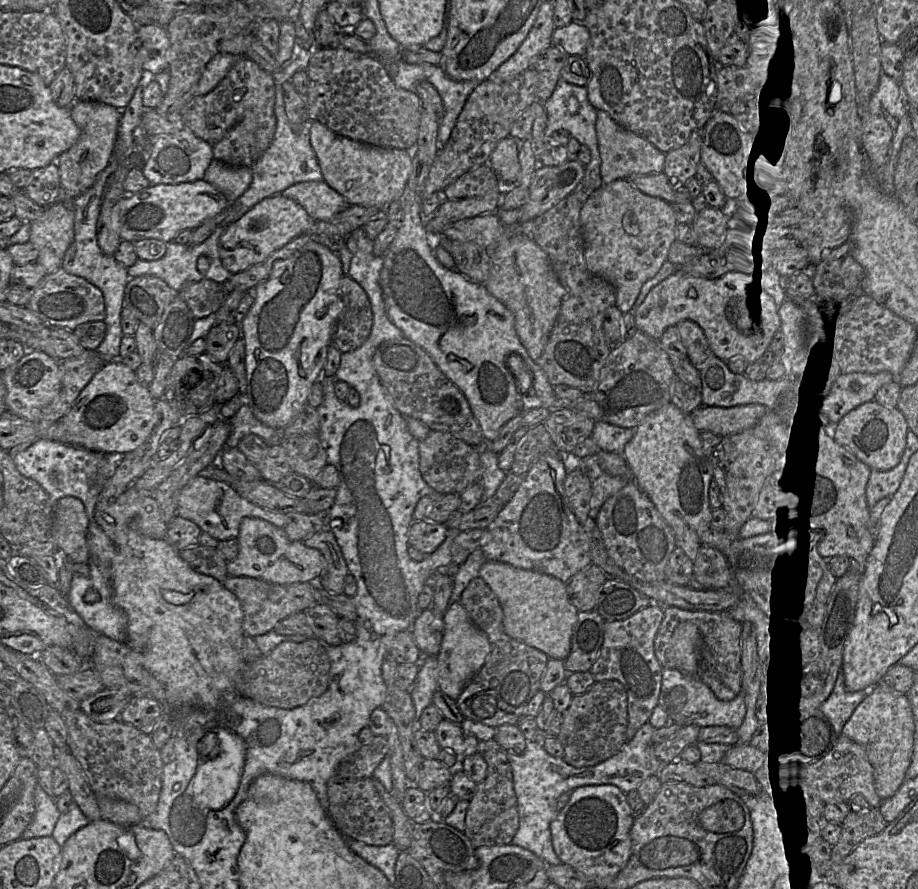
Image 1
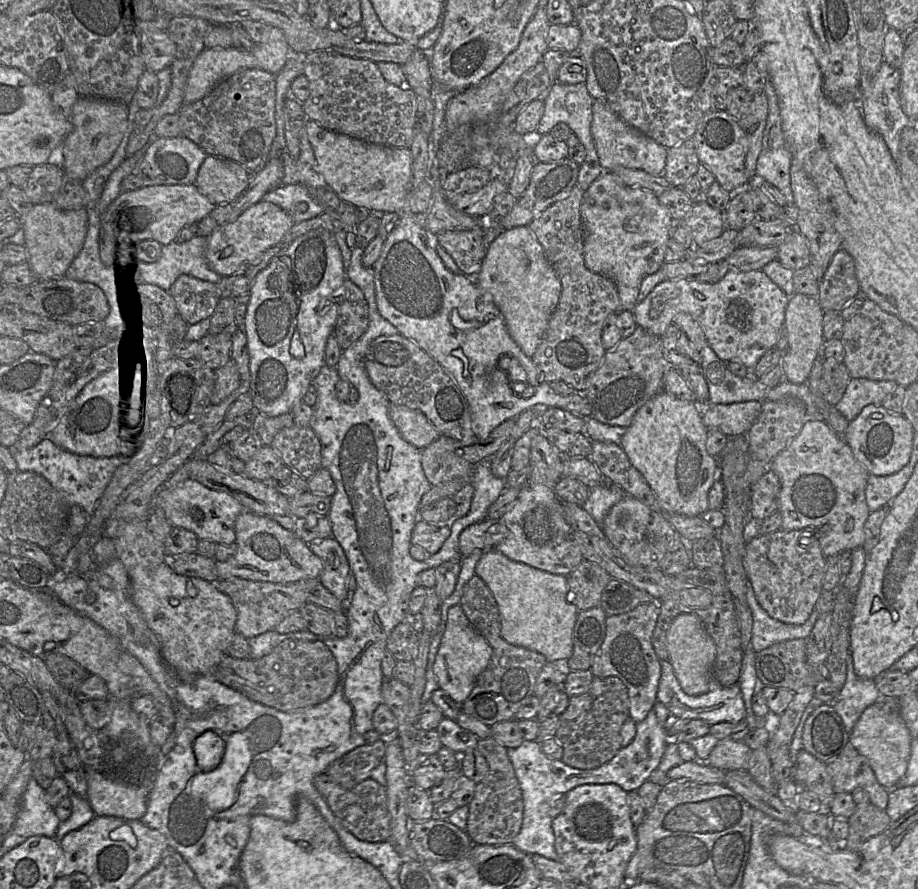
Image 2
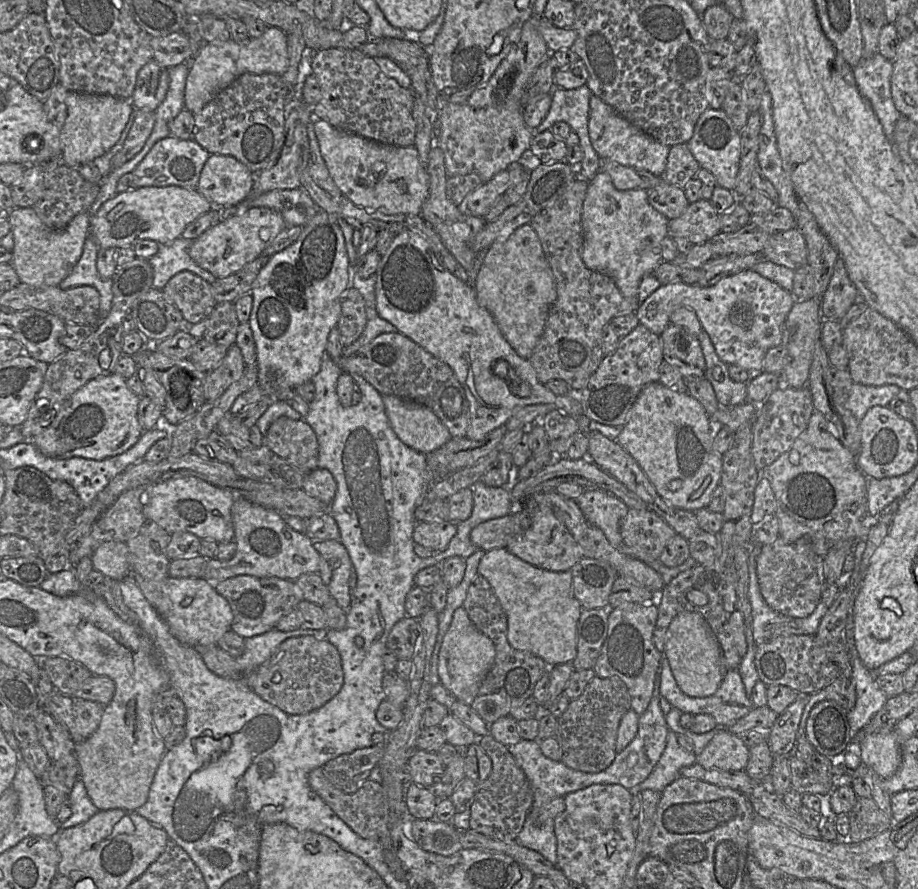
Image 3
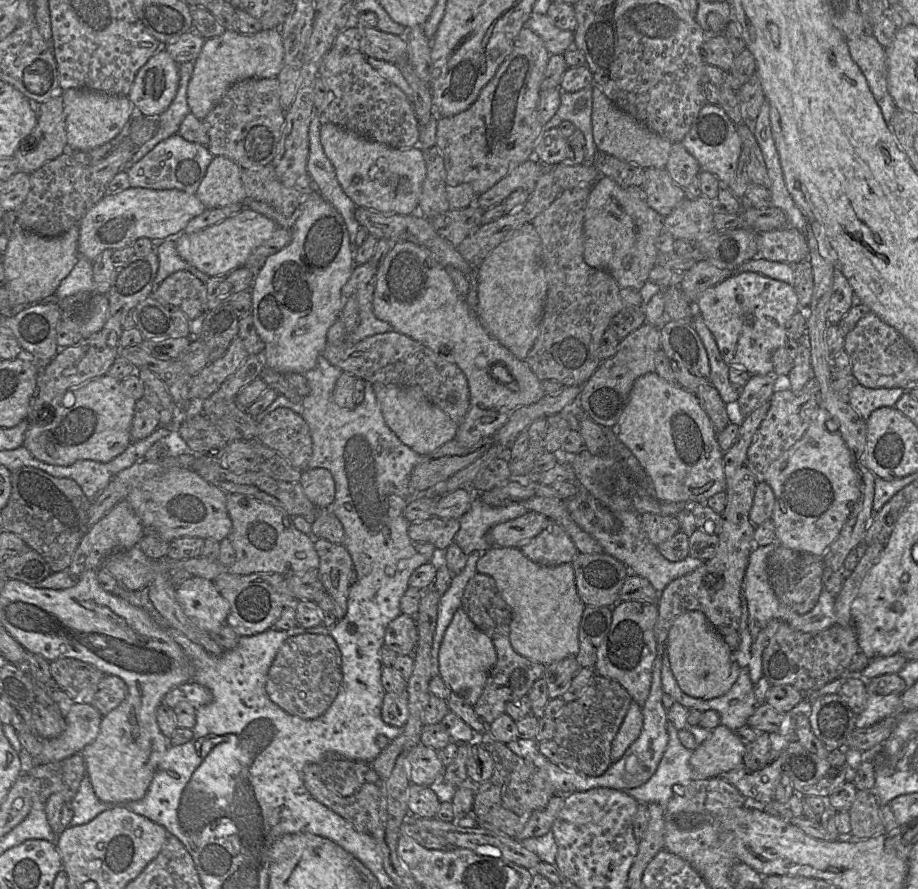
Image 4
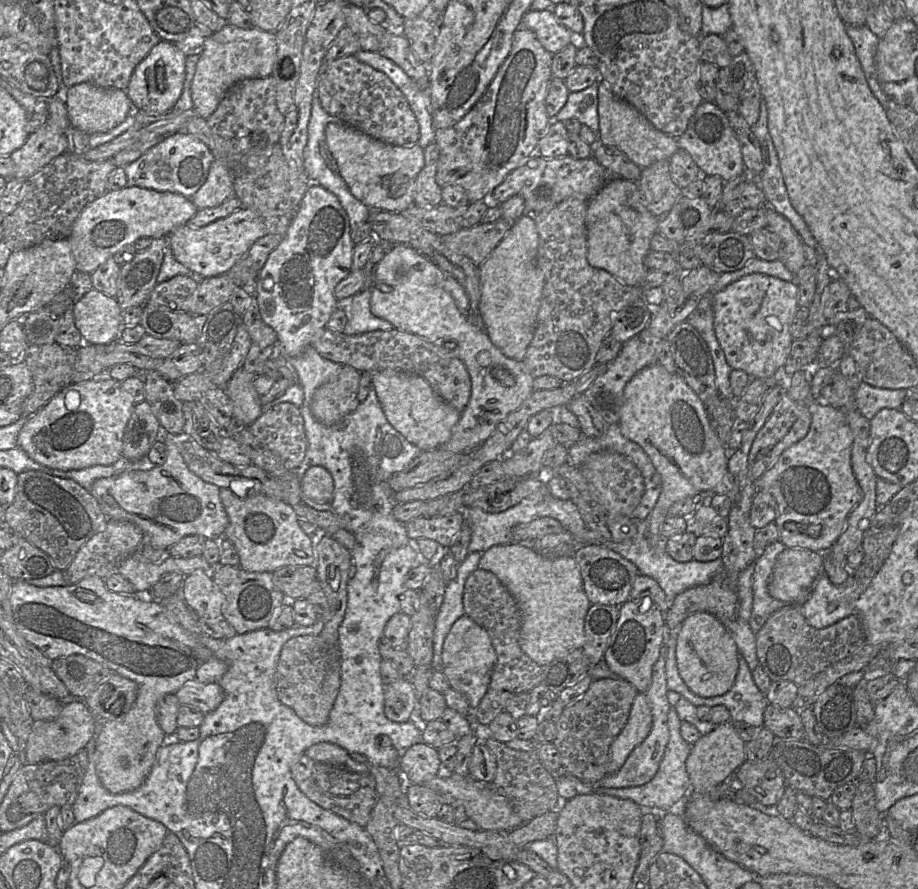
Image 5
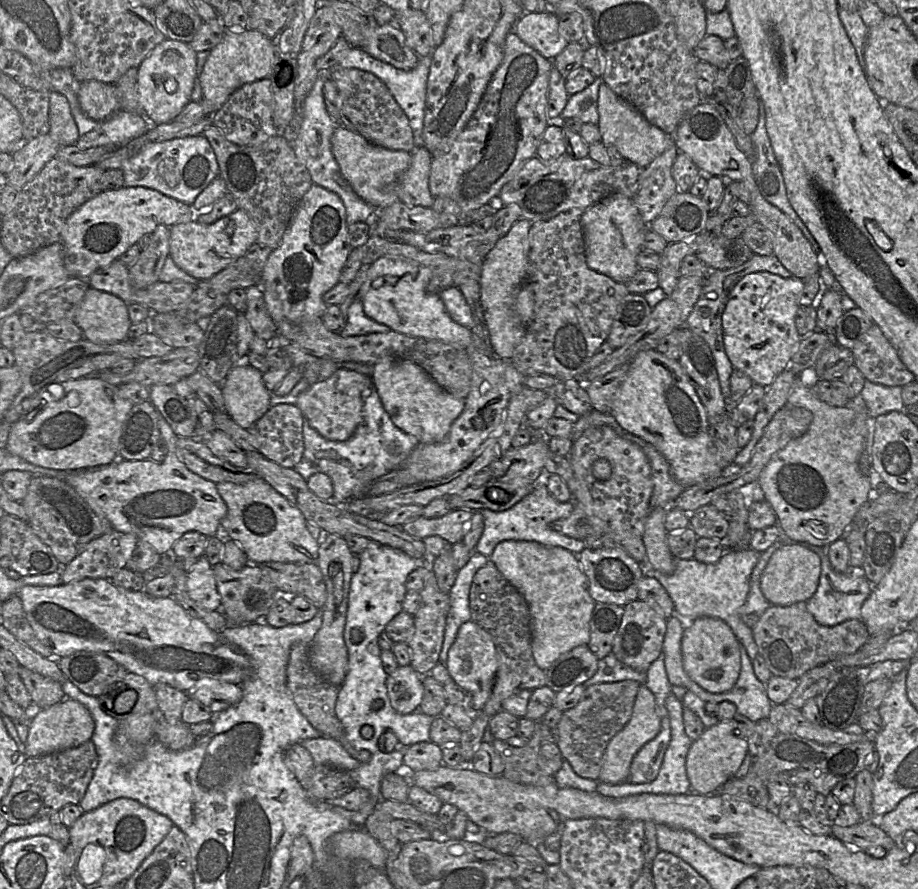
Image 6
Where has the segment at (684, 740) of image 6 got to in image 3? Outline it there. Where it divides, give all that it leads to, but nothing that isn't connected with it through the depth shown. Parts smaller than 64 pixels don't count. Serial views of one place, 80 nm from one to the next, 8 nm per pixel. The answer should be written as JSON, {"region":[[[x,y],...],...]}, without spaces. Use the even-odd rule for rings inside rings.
{"region":[[[668,727],[666,747],[649,776],[640,784],[629,789],[632,794],[650,789],[661,793],[667,785],[680,777],[680,769],[696,763],[696,755],[687,752],[678,743],[677,733]]]}

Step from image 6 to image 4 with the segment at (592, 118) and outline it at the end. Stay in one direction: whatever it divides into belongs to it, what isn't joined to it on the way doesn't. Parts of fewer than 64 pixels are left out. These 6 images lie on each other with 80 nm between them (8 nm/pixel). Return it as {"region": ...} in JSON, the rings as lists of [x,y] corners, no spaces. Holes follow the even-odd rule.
{"region":[[[593,85],[576,92],[561,92],[561,101],[555,115],[544,125],[544,130],[557,128],[561,122],[570,121],[585,138],[584,165],[595,165],[597,147],[592,133]]]}

